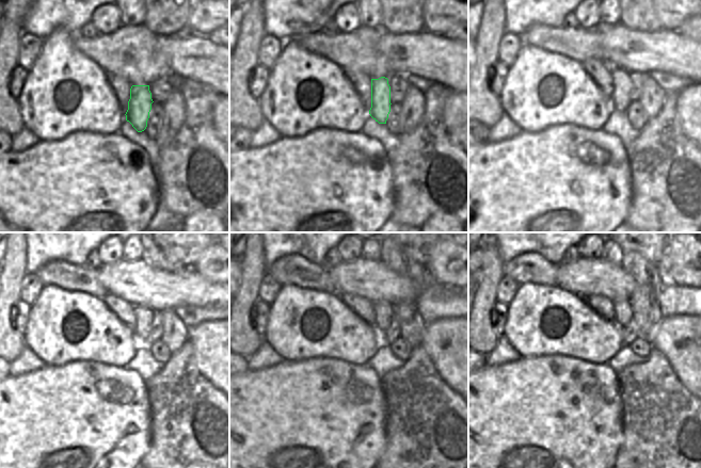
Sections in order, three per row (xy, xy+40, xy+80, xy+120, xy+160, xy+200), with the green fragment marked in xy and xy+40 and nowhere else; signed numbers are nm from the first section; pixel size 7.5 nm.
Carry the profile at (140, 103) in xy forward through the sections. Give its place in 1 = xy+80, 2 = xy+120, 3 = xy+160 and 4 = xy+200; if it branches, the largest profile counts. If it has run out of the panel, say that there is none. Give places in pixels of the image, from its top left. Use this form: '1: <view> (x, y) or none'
1: xy+80 (621, 83)
2: xy+120 (143, 316)
3: xy+160 (383, 311)
4: xy+200 (622, 308)

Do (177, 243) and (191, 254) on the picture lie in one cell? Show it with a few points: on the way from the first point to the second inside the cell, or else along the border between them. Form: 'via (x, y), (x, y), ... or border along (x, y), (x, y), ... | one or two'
via (180, 243), (188, 251) | one

